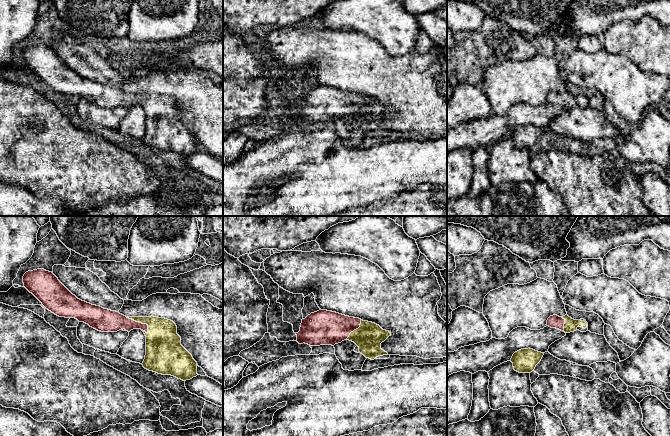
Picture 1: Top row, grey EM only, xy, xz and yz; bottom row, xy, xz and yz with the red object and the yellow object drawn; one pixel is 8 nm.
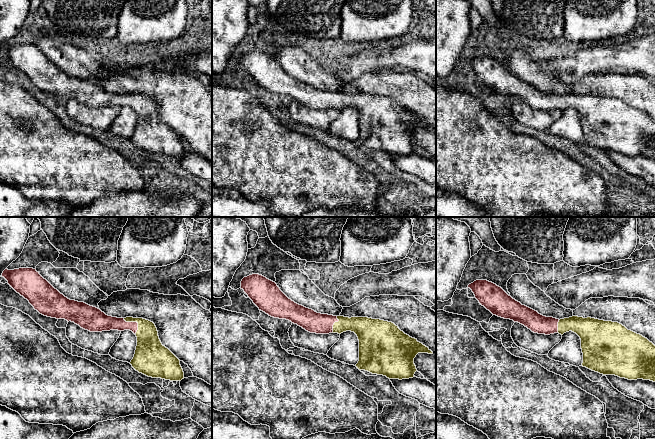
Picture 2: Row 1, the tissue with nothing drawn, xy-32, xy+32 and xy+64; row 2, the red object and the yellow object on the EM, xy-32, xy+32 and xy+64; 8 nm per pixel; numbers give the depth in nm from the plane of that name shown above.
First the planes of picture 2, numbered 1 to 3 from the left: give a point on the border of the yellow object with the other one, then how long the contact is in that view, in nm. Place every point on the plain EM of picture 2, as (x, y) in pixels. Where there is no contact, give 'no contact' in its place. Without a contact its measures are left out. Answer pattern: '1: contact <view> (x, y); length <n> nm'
1: contact xy-32 (136, 98); length 170 nm
2: contact xy+32 (333, 100); length 140 nm
3: contact xy+64 (557, 102); length 110 nm

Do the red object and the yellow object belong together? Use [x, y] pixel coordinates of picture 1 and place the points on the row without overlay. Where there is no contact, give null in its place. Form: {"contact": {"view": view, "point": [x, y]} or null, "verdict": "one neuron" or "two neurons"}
{"contact": {"view": "xy", "point": [140, 99]}, "verdict": "one neuron"}

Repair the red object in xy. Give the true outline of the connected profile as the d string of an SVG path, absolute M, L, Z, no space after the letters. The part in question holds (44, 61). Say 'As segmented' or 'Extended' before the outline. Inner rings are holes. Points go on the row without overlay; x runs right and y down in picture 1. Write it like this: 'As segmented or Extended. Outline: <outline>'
Extended. Outline: M44 45L26 48L23 59L46 85L59 93L75 94L101 108L141 105L146 112L146 131L142 139L145 145L183 157L198 151L197 138L181 121L181 113L173 97L154 92L126 93L82 77L52 48Z

